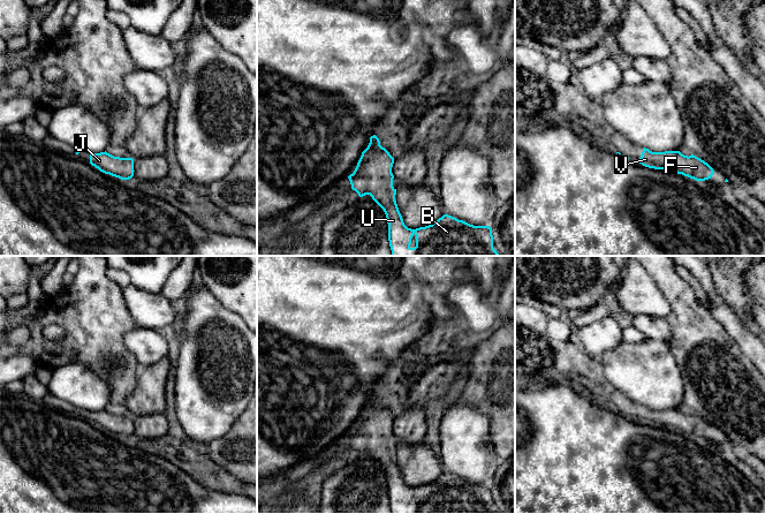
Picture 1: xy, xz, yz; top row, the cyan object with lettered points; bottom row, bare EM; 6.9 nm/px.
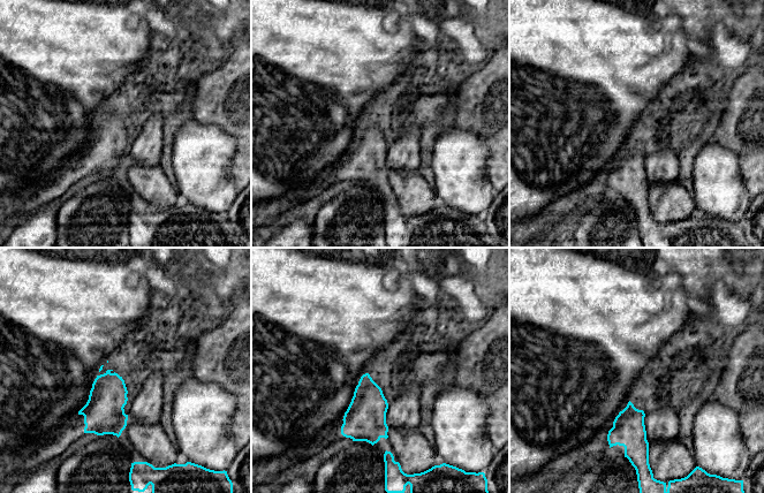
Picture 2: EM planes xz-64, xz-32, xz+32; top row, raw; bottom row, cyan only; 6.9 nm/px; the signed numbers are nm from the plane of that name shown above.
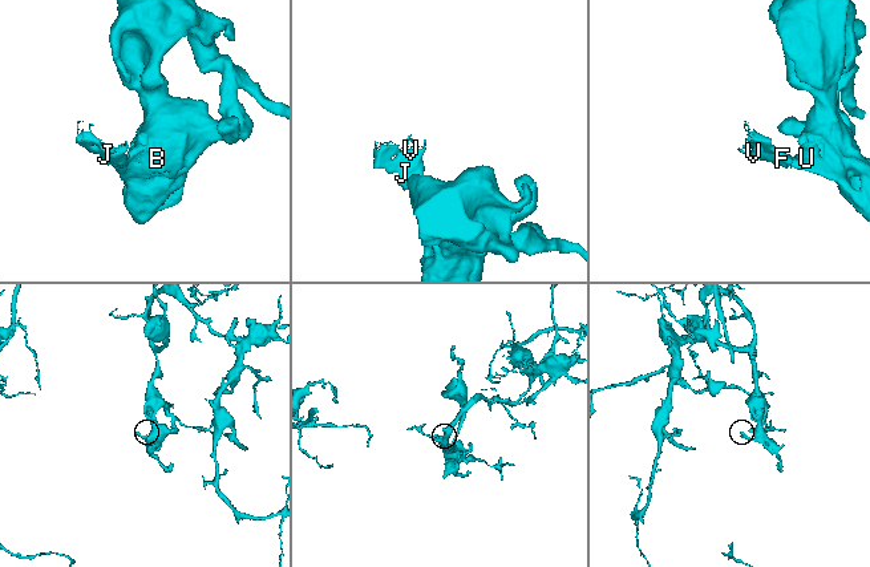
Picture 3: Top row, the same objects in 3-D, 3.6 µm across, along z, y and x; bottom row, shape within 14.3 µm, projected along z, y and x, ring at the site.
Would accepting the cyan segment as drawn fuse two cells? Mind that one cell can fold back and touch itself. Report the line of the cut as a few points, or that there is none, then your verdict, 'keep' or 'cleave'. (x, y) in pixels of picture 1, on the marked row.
no cut; keep

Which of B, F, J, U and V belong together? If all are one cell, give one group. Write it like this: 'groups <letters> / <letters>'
groups B F J U V

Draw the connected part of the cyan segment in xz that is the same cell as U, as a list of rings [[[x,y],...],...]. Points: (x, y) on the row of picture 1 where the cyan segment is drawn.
[[[370,137],[368,148],[362,152],[353,174],[348,176],[351,189],[359,197],[370,195],[384,210],[388,224],[388,241],[392,256],[501,256],[493,248],[493,235],[490,226],[474,226],[452,216],[444,214],[432,225],[416,229],[408,228],[399,211],[393,187],[392,167],[394,158],[380,145],[379,138]]]

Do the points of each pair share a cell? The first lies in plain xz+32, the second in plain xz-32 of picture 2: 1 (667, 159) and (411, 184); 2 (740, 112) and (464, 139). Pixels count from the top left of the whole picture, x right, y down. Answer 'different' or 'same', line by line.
1: different
2: different

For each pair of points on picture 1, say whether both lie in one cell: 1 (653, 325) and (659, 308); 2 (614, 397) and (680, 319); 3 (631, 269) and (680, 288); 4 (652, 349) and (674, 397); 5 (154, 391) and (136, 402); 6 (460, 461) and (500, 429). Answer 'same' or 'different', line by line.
1: different
2: different
3: different
4: same
5: same
6: different

